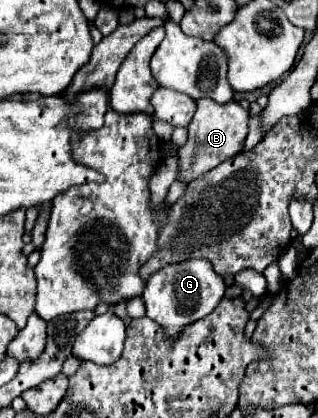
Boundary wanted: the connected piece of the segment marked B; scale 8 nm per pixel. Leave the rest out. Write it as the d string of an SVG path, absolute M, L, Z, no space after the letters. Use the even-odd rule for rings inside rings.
M201 98L197 100L197 112L187 128L189 140L185 146L179 148L179 180L183 182L195 180L197 176L215 168L219 162L243 150L243 142L249 132L249 112L239 102L233 100L219 104L211 98Z

